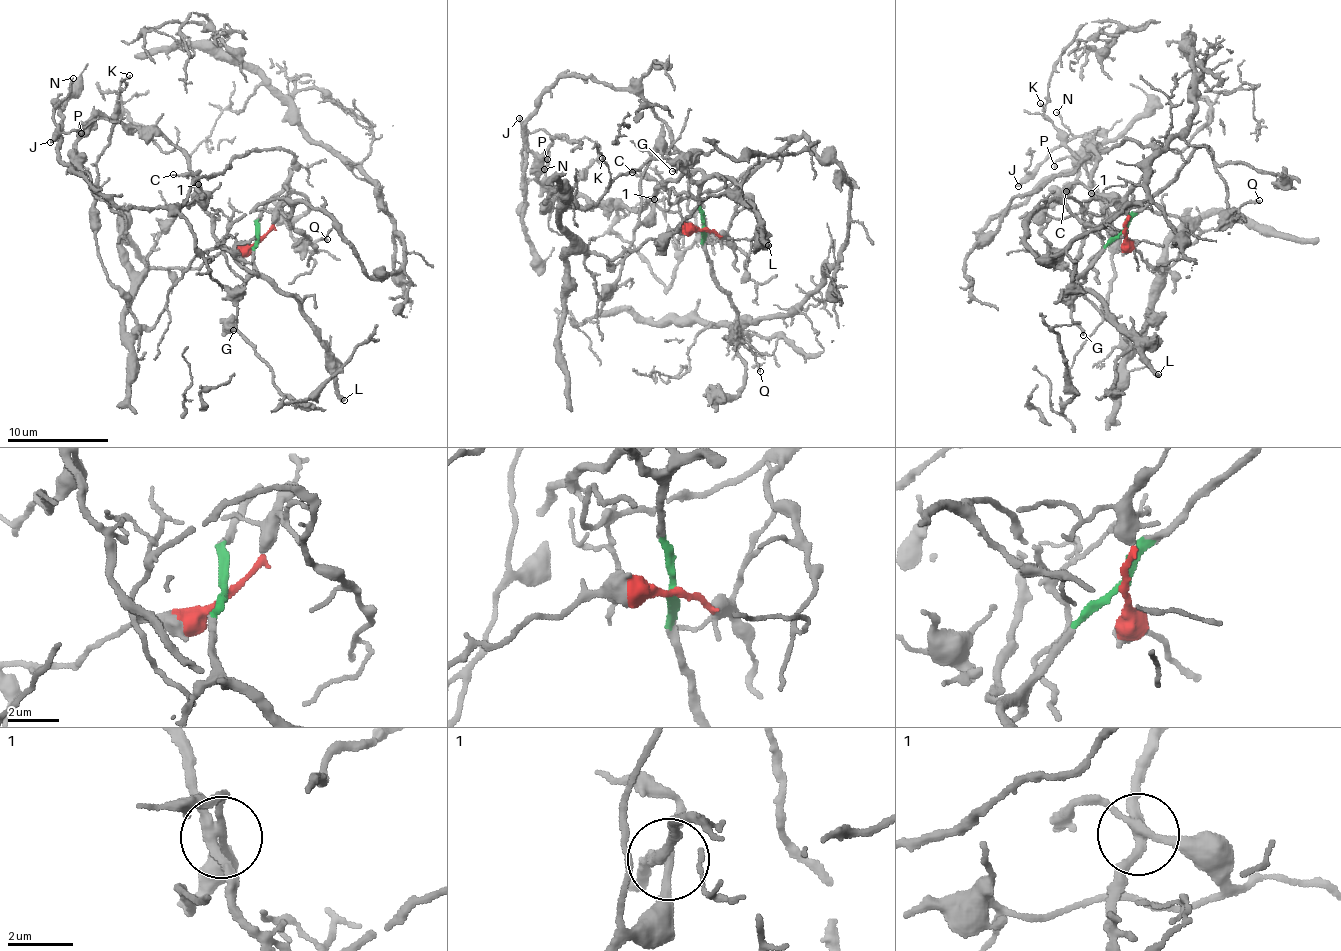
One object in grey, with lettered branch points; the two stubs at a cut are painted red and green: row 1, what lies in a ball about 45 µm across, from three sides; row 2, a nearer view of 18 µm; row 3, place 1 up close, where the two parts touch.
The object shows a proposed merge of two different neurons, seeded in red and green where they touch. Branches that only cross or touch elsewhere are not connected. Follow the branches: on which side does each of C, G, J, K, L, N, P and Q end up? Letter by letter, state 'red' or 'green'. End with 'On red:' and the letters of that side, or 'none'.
C: red
G: green
J: red
K: red
L: green
N: red
P: green
Q: green
On red: C, J, K, N

